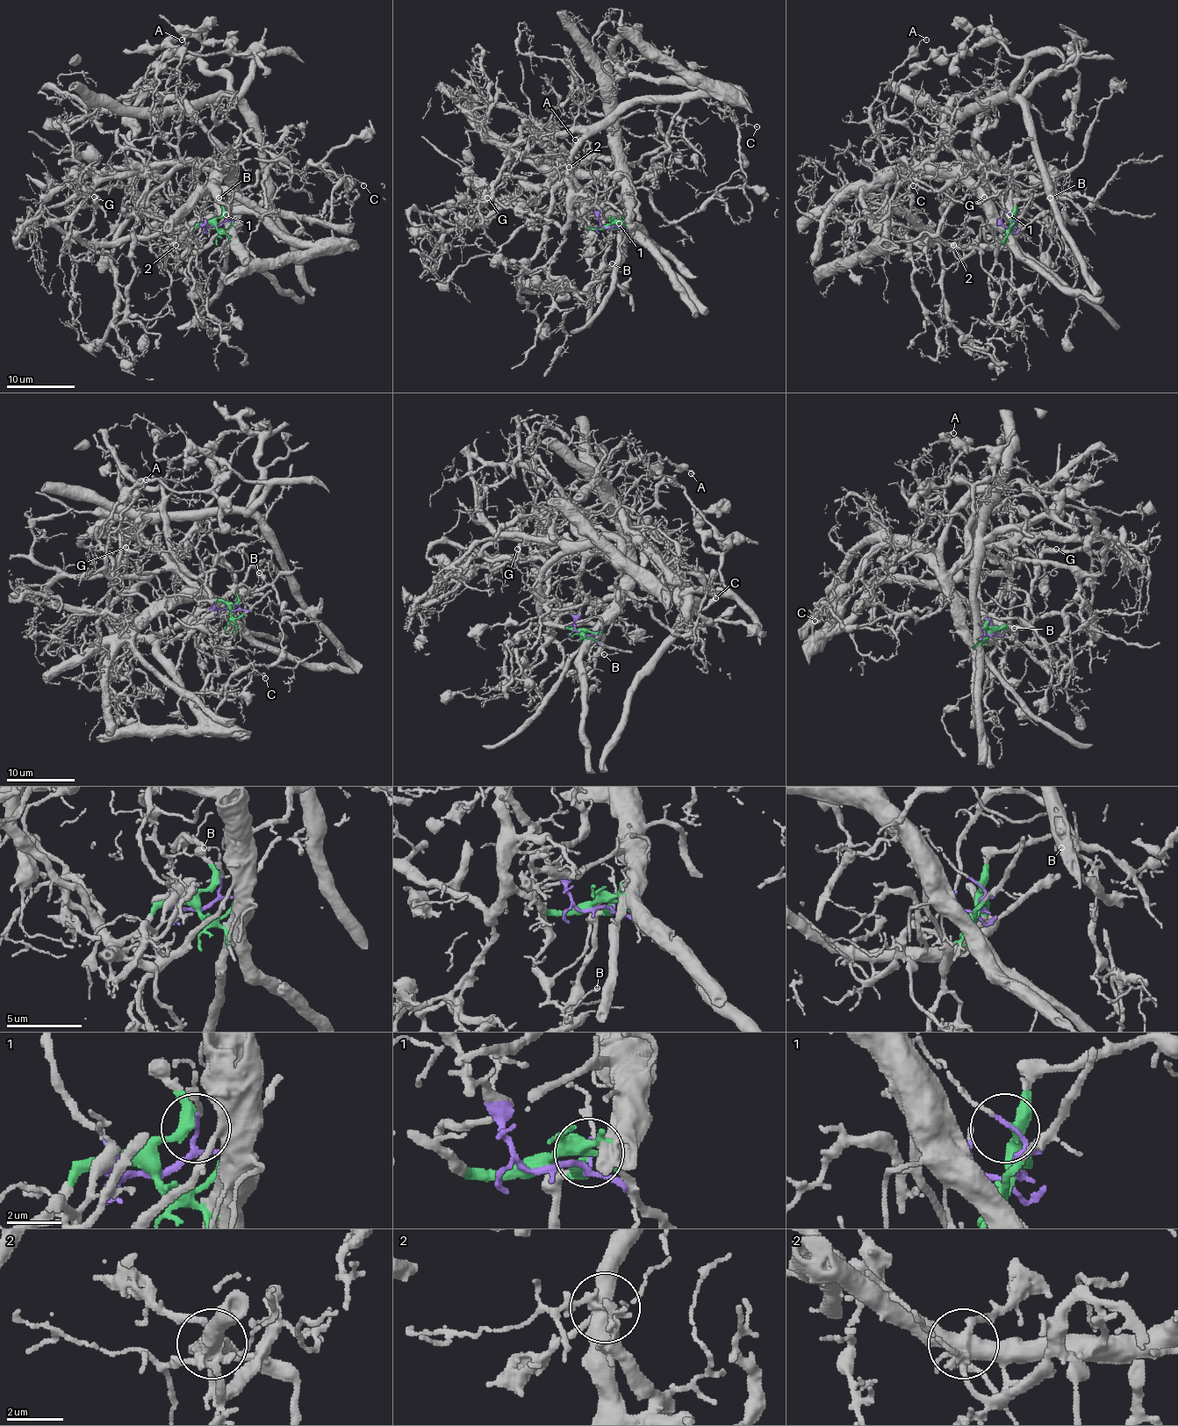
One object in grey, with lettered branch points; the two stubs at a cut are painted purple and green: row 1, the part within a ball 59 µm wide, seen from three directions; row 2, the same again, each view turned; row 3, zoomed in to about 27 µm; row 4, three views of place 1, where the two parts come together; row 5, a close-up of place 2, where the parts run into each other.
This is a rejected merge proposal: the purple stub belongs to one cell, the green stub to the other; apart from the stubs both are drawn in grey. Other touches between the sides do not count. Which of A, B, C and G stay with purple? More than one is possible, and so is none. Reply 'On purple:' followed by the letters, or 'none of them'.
On purple: A, B

